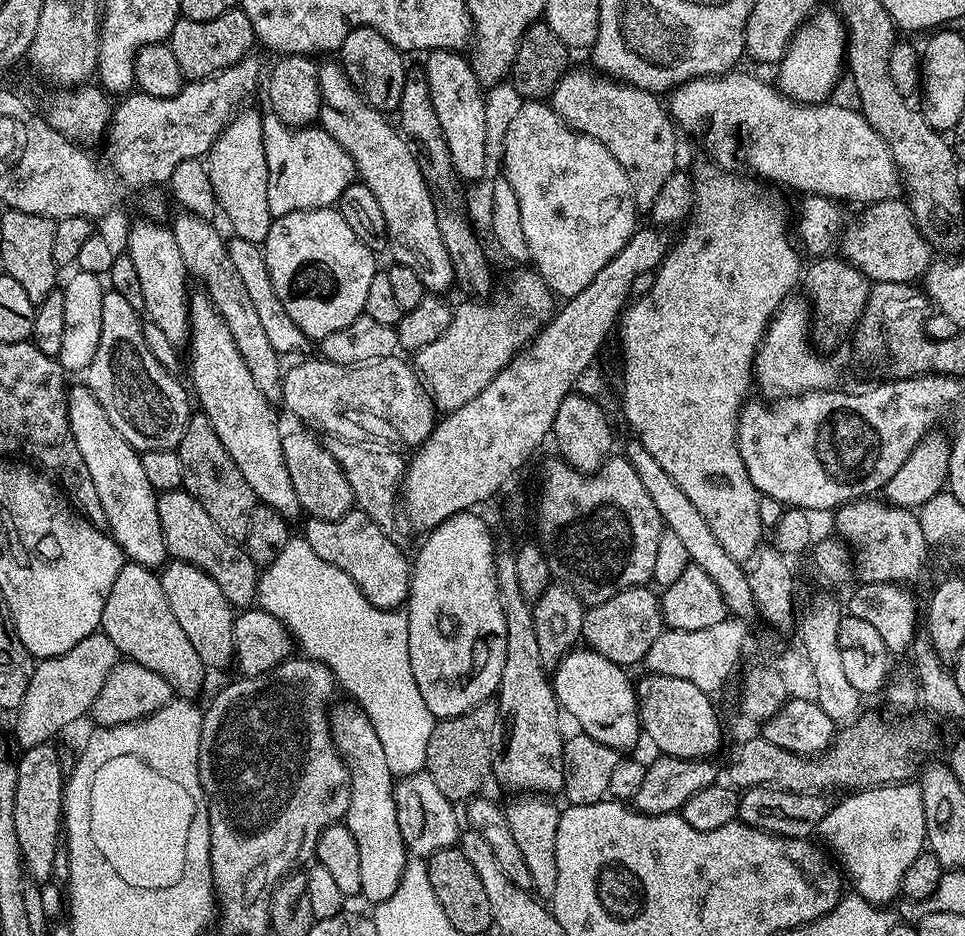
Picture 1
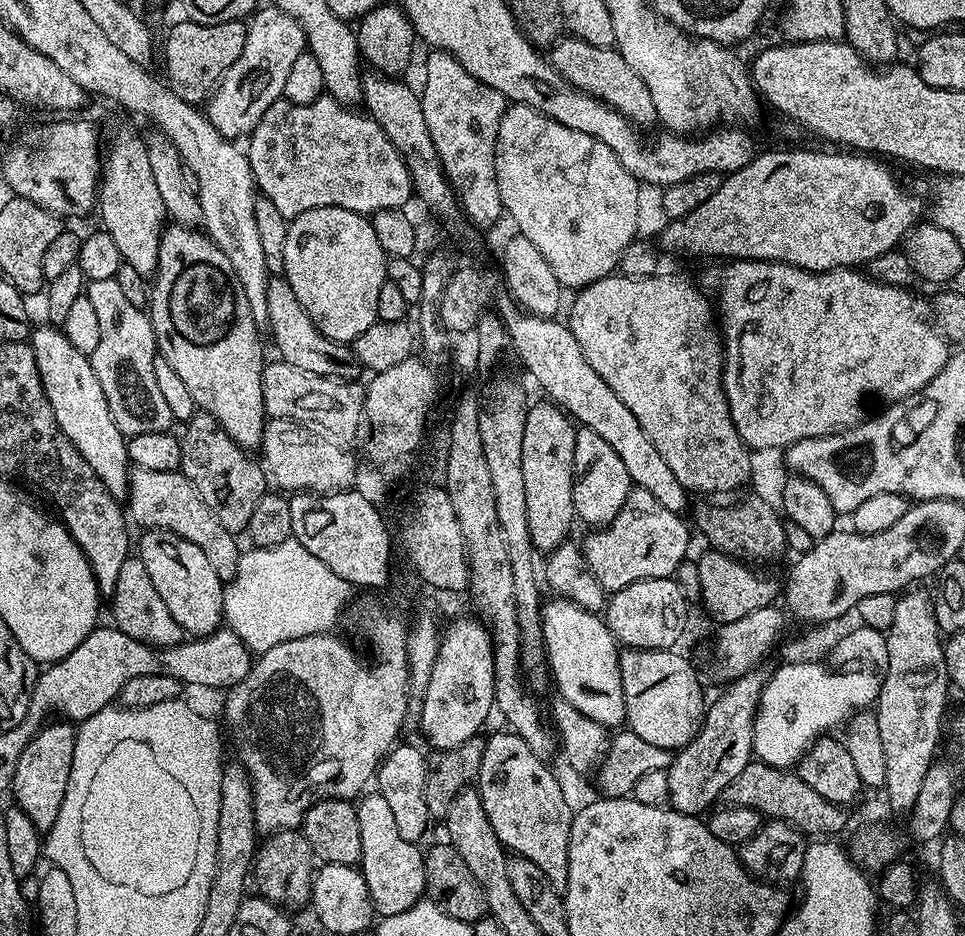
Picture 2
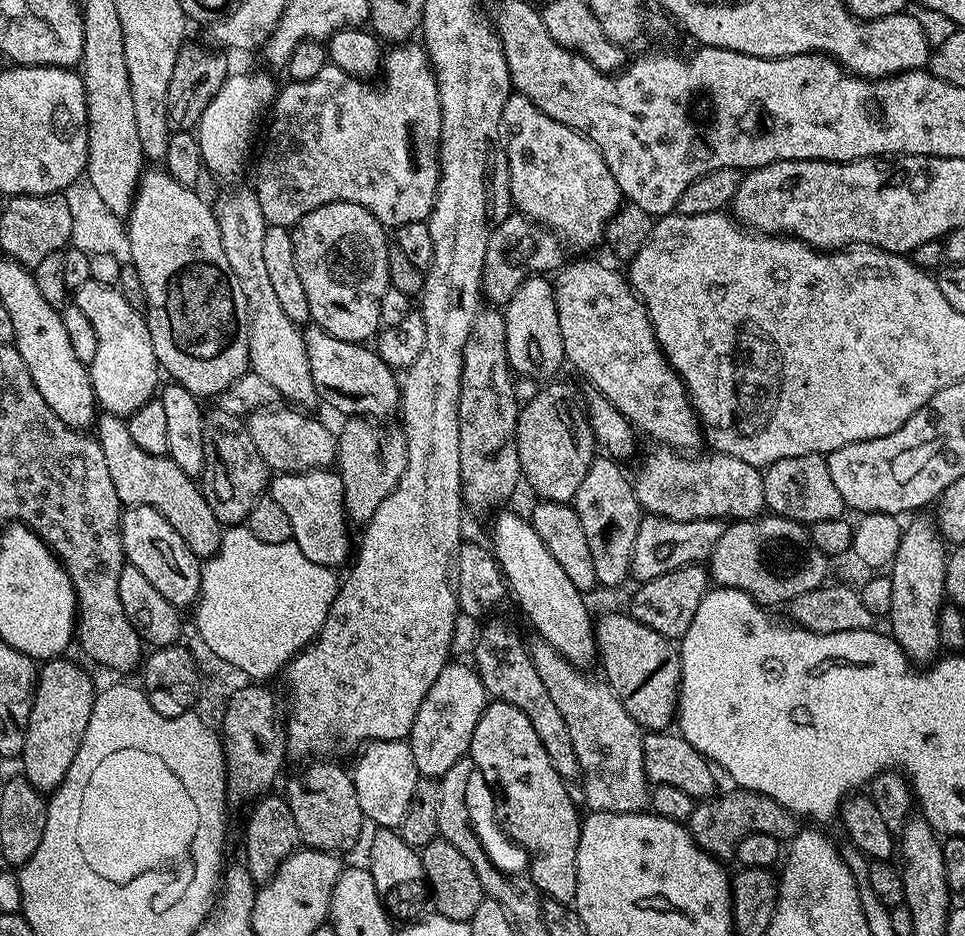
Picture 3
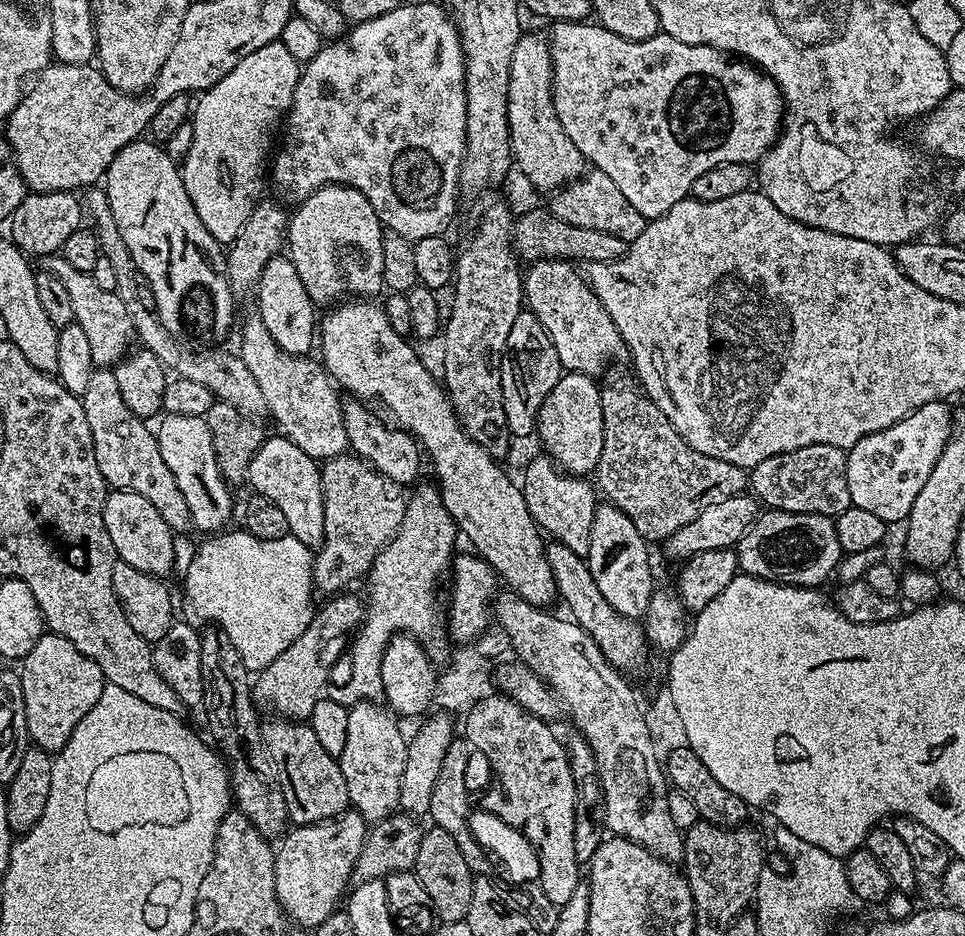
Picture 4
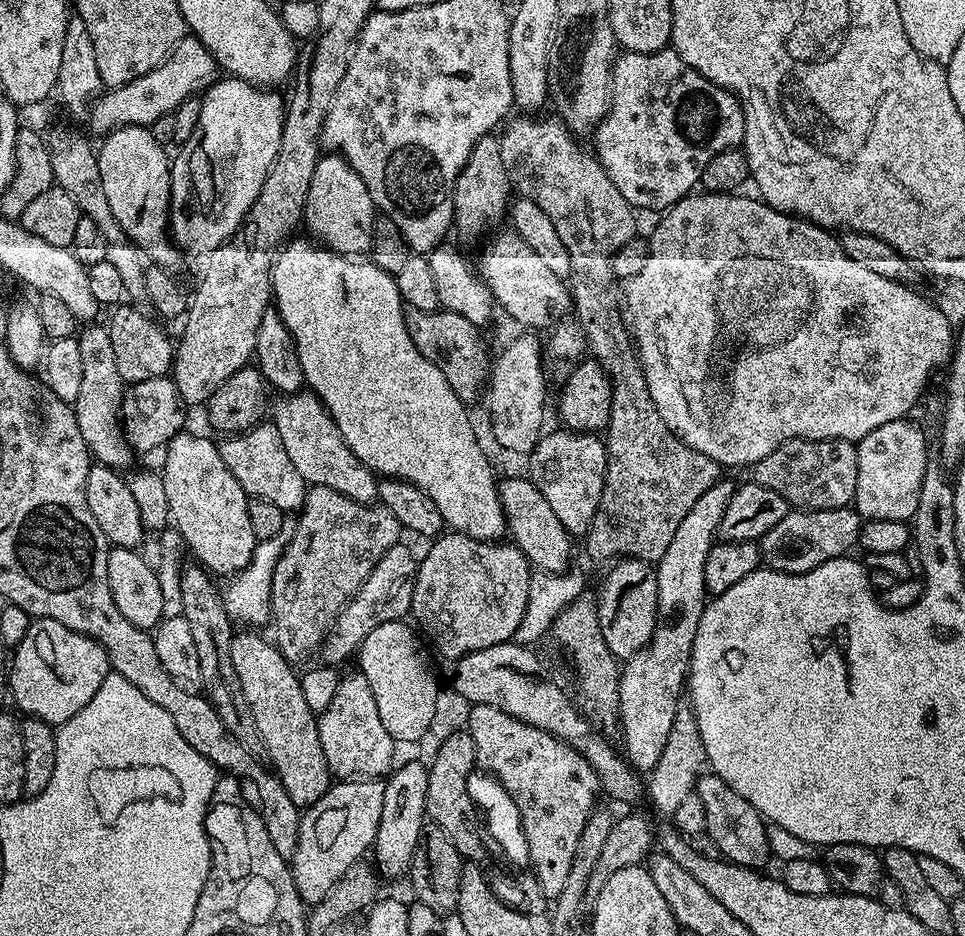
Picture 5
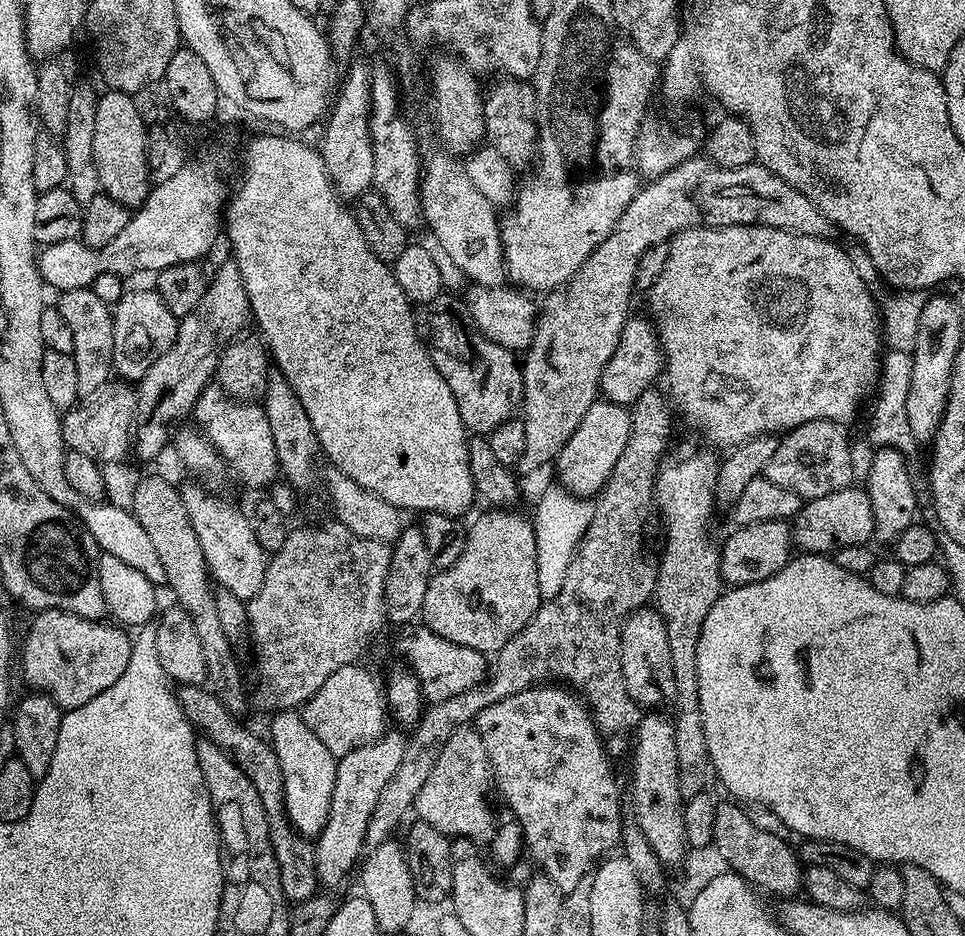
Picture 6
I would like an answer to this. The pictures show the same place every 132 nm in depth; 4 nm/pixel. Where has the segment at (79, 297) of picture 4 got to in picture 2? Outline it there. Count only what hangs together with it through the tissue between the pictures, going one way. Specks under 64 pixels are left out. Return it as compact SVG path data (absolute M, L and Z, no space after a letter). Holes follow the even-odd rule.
M89 280L86 284L86 295L94 305L94 310L98 310L98 350L90 353L92 369L94 374L98 374L98 382L102 382L102 394L106 394L110 414L114 414L118 430L125 438L169 431L174 421L166 398L162 398L162 389L154 379L154 358L158 353L149 313L129 303L116 280Z

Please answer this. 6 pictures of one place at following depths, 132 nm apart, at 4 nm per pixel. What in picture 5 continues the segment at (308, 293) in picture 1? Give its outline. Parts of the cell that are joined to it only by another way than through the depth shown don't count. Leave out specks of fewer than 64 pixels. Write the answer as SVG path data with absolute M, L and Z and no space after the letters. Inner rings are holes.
M321 155L310 178L310 190L306 194L302 217L303 227L305 229L308 227L313 232L311 235L323 247L331 248L341 256L356 258L368 251L377 215L378 209L370 198L366 182L358 178L356 171L345 162L343 156Z

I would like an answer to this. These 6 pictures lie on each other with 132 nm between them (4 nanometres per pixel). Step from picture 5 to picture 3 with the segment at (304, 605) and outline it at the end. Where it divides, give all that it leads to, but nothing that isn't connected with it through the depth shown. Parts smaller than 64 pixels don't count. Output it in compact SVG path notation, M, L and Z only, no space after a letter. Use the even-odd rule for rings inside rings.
M348 418L343 422L344 429L339 429L336 442L335 467L342 478L344 508L348 511L349 521L363 526L398 486L406 470L408 447L399 427L384 428L388 426L371 418Z

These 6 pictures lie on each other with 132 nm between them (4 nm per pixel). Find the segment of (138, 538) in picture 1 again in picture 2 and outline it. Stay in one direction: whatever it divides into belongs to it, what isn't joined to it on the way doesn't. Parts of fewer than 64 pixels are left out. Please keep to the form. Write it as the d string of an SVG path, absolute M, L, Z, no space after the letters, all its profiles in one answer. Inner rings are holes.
M33 327L30 343L50 410L54 410L54 418L62 434L66 434L66 438L74 442L78 454L90 462L90 467L94 469L94 474L98 474L106 490L117 498L127 497L130 479L128 441L118 430L114 414L110 414L106 394L102 394L102 382L98 382L98 374L94 374L91 359L78 351L59 327L43 327Z

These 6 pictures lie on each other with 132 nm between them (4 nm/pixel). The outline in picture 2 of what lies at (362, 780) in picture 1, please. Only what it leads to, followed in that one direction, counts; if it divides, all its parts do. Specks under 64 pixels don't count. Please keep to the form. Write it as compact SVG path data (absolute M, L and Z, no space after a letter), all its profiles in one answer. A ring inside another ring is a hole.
M379 794L371 795L365 795L355 805L362 840L362 852L358 864L366 878L375 915L383 918L402 914L420 903L425 895L426 870L424 852L416 849L407 840L409 837L398 830L398 822L394 822L394 814L386 803L386 798L382 798Z

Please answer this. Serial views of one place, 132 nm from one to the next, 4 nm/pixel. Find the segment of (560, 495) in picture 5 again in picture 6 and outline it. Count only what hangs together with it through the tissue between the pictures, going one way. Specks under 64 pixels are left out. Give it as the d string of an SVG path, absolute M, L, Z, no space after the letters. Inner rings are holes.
M598 398L586 410L578 430L570 434L566 446L556 455L554 469L559 487L570 494L585 498L595 497L604 489L610 478L622 450L626 450L626 442L632 433L632 414L623 404L615 404L609 400Z

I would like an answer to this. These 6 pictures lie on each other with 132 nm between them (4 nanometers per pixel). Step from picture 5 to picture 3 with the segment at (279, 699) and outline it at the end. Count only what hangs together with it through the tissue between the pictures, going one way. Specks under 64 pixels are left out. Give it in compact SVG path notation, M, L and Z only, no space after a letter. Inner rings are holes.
M306 765L304 772L289 778L286 799L305 847L345 854L357 844L366 821L358 806L358 790L354 790L352 777L338 765Z

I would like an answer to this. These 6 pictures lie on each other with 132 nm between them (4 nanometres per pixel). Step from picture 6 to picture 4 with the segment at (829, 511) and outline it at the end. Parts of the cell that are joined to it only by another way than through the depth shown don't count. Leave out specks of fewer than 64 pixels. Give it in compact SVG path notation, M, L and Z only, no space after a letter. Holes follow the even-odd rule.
M775 510L761 511L748 533L736 543L734 551L743 575L772 580L776 584L789 584L795 588L823 585L823 580L839 569L842 559L833 517Z

